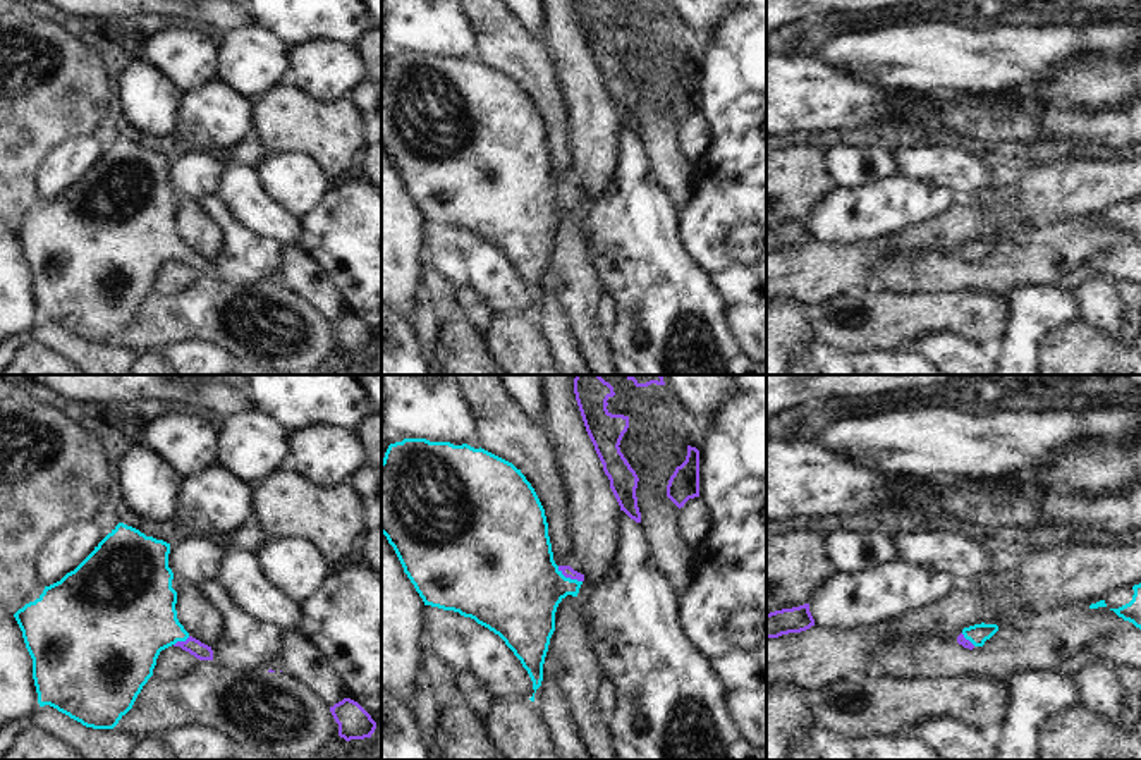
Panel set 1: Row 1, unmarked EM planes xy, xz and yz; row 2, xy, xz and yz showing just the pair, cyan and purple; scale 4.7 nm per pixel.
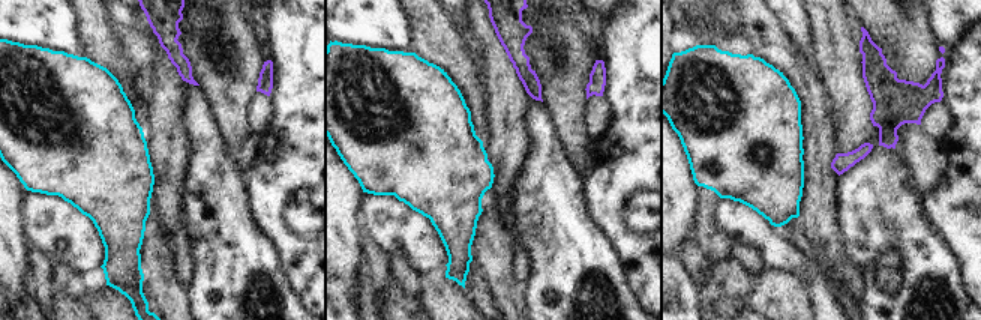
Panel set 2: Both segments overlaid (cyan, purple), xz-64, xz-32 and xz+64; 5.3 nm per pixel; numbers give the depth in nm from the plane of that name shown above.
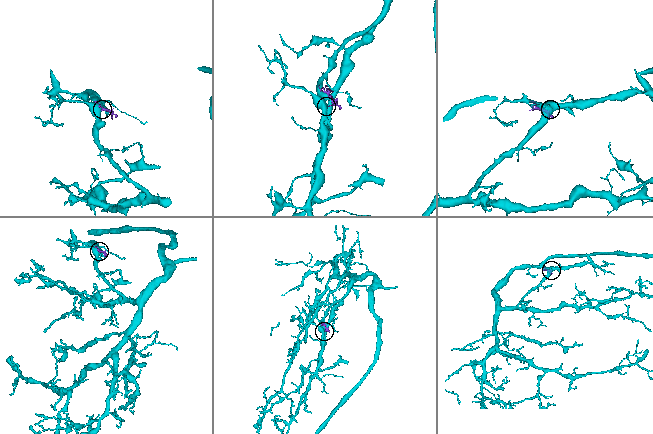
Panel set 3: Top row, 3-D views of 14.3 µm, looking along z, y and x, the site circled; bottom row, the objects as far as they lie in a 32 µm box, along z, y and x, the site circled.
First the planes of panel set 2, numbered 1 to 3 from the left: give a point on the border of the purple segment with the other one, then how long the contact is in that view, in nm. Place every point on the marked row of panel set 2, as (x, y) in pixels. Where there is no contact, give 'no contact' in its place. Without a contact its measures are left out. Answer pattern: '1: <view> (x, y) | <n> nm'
1: no contact
2: no contact
3: no contact

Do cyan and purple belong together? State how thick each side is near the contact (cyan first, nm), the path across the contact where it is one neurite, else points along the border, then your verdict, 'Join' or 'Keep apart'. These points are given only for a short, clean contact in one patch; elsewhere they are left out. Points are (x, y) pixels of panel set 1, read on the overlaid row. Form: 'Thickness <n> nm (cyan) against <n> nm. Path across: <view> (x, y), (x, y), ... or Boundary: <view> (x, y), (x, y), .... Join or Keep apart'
Thickness 420 nm (cyan) against 60 nm. Path across: xz (516, 583), (554, 583), (569, 578), (567, 571). Join.

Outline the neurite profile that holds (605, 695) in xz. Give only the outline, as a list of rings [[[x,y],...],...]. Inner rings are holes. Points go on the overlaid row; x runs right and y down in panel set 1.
[[[601,677],[596,688],[596,708],[600,710],[600,714],[605,715],[607,724],[610,724],[613,717],[615,703],[617,703],[617,693],[613,690],[612,681],[608,681],[607,677]]]

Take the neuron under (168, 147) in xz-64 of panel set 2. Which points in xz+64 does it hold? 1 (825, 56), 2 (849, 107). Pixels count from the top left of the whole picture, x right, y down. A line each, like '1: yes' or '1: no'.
1: yes
2: yes

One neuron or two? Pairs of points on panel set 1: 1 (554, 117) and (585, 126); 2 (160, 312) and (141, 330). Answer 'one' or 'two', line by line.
1: two
2: one

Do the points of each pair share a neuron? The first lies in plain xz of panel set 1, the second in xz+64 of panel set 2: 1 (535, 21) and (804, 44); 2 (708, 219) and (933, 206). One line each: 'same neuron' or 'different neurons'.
1: same neuron
2: same neuron

